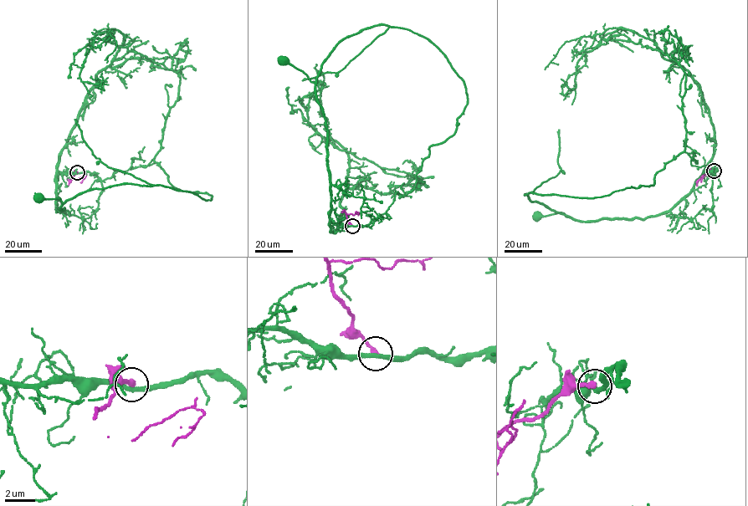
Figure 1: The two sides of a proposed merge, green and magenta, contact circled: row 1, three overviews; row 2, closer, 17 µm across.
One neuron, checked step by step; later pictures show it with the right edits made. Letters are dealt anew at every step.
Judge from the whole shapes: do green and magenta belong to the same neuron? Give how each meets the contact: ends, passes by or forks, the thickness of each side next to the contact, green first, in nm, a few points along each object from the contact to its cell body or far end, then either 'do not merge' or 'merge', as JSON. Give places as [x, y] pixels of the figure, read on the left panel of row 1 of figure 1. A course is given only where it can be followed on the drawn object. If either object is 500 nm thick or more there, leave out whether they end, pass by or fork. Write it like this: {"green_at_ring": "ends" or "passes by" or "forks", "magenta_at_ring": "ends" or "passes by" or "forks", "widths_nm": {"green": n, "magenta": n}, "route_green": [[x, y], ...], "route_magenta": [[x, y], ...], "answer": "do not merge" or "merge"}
{"green_at_ring": "passes by", "magenta_at_ring": "ends", "widths_nm": {"green": 280, "magenta": 320}, "route_green": [[77, 172], [58, 171], [56, 209], [57, 212], [64, 209], [61, 209], [63, 204], [60, 198], [38, 199]], "route_magenta": [[77, 172], [73, 176], [75, 180], [84, 176], [80, 182]], "answer": "do not merge"}

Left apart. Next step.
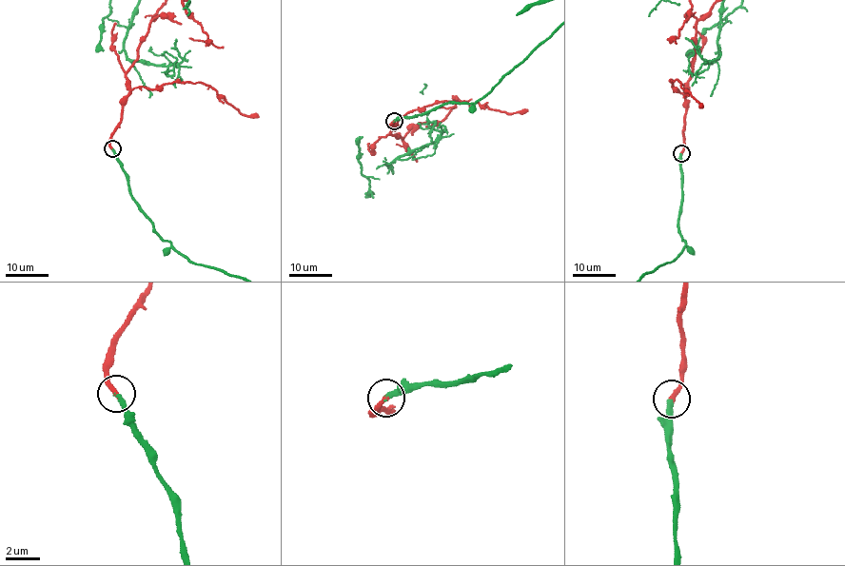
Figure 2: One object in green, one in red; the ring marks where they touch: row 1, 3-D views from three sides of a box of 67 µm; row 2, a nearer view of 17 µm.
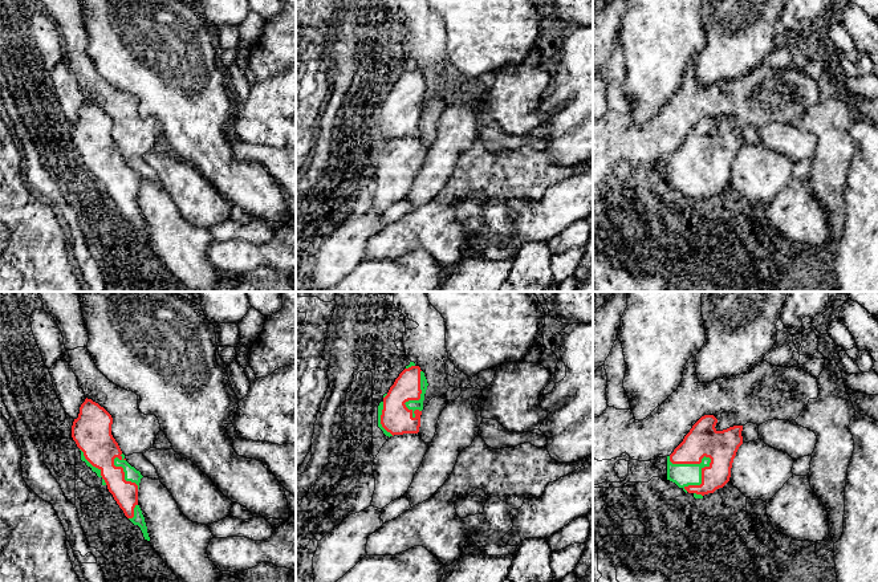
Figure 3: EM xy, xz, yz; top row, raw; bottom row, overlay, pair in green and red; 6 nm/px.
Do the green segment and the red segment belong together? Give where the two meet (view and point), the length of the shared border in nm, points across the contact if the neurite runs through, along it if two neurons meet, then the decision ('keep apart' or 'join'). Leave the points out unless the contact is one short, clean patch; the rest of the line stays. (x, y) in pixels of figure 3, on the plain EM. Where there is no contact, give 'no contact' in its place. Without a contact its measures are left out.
yz (690, 167) | 260 nm | join

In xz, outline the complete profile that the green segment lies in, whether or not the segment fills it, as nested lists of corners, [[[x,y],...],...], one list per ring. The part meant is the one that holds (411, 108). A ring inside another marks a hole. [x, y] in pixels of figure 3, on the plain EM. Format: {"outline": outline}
{"outline": [[[410,65],[378,109],[378,130],[386,139],[419,135],[427,89],[424,76]]]}

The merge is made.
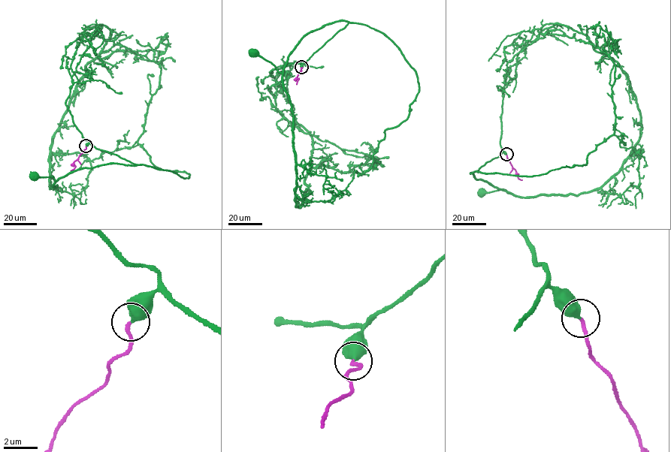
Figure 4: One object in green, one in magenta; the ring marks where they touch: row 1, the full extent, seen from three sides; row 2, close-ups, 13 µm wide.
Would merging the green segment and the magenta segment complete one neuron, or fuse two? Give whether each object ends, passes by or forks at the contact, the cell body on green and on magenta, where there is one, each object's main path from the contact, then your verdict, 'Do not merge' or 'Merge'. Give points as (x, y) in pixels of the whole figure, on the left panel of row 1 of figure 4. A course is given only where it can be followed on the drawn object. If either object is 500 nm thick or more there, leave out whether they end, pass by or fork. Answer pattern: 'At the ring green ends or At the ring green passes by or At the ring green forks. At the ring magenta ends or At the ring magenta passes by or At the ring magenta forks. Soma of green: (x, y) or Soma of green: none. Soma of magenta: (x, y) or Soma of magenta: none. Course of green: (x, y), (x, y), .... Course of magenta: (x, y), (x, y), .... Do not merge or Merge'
At the ring green ends. At the ring magenta ends. Soma of green: (34, 176). Soma of magenta: none. Course of green: (86, 146), (89, 143), (136, 165), (109, 164), (78, 169), (56, 181), (53, 176), (34, 177). Course of magenta: (86, 146), (73, 163), (74, 168), (71, 170). Merge

